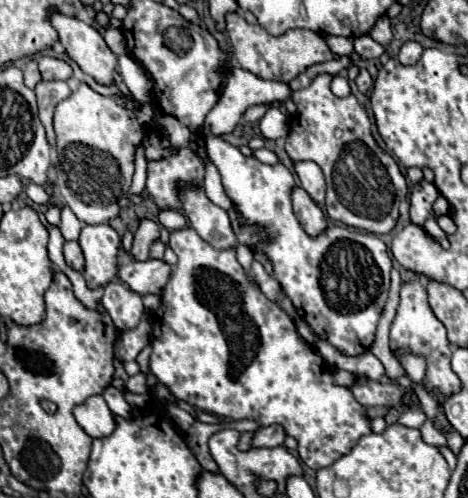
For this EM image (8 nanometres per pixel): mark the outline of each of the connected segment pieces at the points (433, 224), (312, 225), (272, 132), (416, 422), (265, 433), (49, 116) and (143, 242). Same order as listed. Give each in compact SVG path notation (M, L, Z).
M431 216L427 222L425 222L424 229L429 235L438 240L444 249L447 250L450 248L450 243L447 239L446 233L439 227L433 216Z
M295 188L291 198L293 198L295 216L299 218L303 230L313 238L319 236L329 226L325 212L307 196L307 192L303 192L303 188Z
M271 106L271 108L267 108L265 116L259 120L259 130L261 130L261 136L267 138L267 140L283 138L289 132L287 116L279 108Z
M403 410L403 414L399 416L399 422L409 428L421 428L425 420L427 420L427 416L423 410Z
M271 424L265 428L259 428L255 438L253 438L253 446L263 446L263 448L275 448L281 446L285 442L285 430L283 430L283 438L281 438L281 426L279 424Z
M39 82L35 88L37 94L37 104L39 104L39 120L47 130L47 140L51 148L55 148L55 132L53 132L53 110L55 106L65 100L71 90L67 82Z
M139 218L139 226L135 230L135 240L131 248L131 254L135 256L135 260L147 260L149 248L155 240L159 240L159 224L149 218Z

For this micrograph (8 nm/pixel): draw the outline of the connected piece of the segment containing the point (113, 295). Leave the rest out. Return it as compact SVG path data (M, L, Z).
M113 282L105 286L103 294L103 308L111 316L113 324L119 330L135 328L143 316L143 300L137 292L121 286L121 282Z

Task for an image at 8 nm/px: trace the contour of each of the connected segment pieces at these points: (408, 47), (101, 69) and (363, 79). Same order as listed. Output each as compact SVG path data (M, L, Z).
M408 41L401 46L399 50L399 62L401 64L415 64L419 60L419 56L422 55L424 49L418 42Z
M59 12L51 16L51 24L59 32L59 42L65 46L69 58L73 58L85 74L93 76L99 84L113 84L117 56L91 24Z
M361 68L361 72L359 72L359 76L357 76L357 80L355 80L355 84L357 84L357 88L359 88L359 92L363 92L363 94L367 94L367 92L371 90L371 86L373 86L373 78L369 76L369 72L367 72L365 68Z

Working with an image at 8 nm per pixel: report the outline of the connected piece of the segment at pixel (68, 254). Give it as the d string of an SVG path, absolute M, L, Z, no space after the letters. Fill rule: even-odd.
M65 242L63 246L63 254L65 254L65 260L67 260L67 266L71 266L73 270L77 272L83 272L83 252L81 252L81 246L77 242Z

